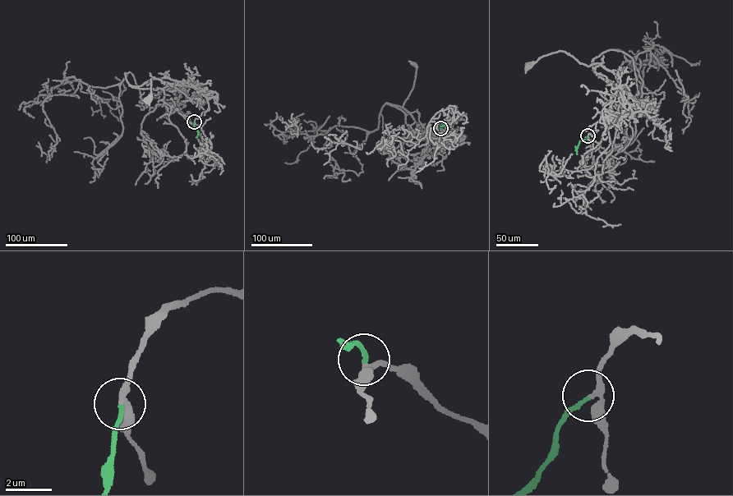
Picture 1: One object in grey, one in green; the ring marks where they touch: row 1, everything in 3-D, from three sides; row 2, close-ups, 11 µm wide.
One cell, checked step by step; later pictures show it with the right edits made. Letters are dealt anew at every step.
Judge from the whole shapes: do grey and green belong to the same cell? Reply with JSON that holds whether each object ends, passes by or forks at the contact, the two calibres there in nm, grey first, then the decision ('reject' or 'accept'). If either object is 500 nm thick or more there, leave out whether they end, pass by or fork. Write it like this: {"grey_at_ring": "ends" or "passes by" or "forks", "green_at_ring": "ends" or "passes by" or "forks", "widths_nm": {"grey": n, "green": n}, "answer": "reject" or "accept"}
{"grey_at_ring": "passes by", "green_at_ring": "ends", "widths_nm": {"grey": 200, "green": 170}, "answer": "accept"}

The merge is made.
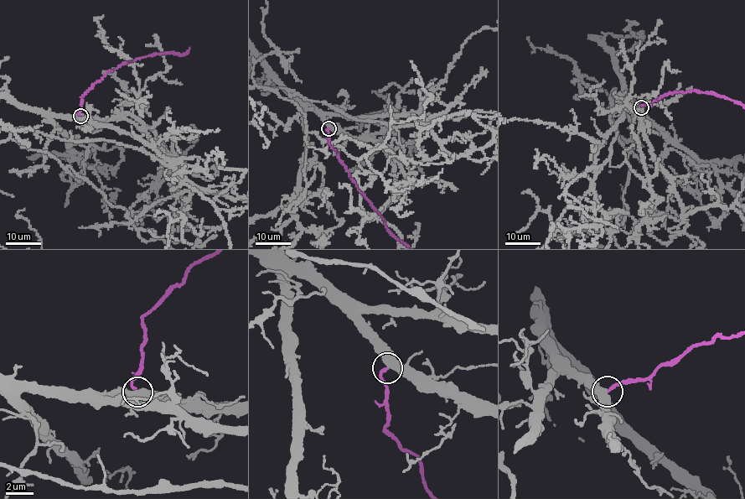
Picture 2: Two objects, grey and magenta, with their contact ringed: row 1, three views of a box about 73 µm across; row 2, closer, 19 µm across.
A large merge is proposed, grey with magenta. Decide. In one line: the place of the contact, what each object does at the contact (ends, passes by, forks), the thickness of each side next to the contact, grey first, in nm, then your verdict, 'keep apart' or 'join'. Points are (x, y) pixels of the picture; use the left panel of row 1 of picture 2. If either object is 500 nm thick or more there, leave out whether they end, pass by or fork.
(80, 116) | grey passes by | magenta ends | 480/220 nm | keep apart

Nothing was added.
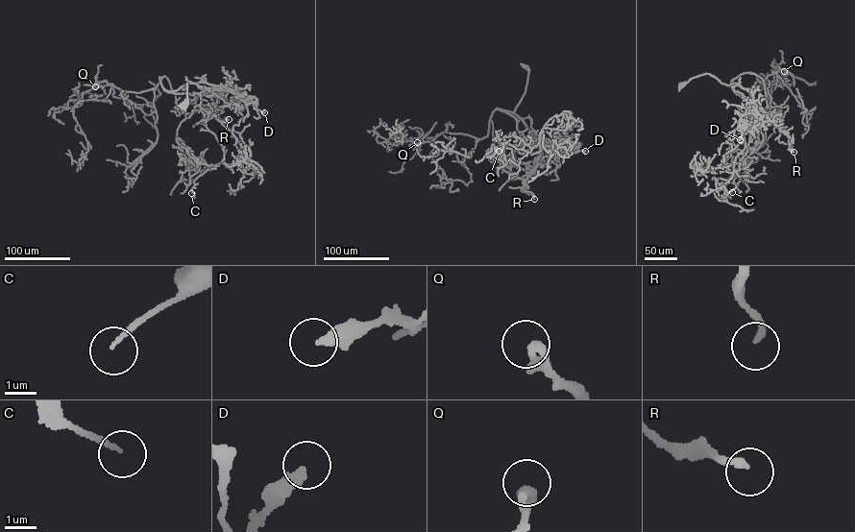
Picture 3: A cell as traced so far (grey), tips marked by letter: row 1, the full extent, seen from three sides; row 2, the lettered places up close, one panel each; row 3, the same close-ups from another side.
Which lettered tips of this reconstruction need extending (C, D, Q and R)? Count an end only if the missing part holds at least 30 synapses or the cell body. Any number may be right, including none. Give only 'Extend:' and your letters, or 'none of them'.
Extend: none of them

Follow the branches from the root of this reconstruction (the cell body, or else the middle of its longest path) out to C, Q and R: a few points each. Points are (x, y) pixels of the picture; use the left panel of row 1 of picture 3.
C: (184, 105), (183, 86), (206, 87), (199, 94), (206, 127), (226, 150), (191, 193)
Q: (184, 105), (187, 83), (183, 89), (165, 90), (159, 76), (157, 86), (138, 92), (105, 82), (95, 86)
R: (184, 105), (187, 83), (183, 89), (183, 86), (205, 82), (220, 95), (212, 113), (229, 119)

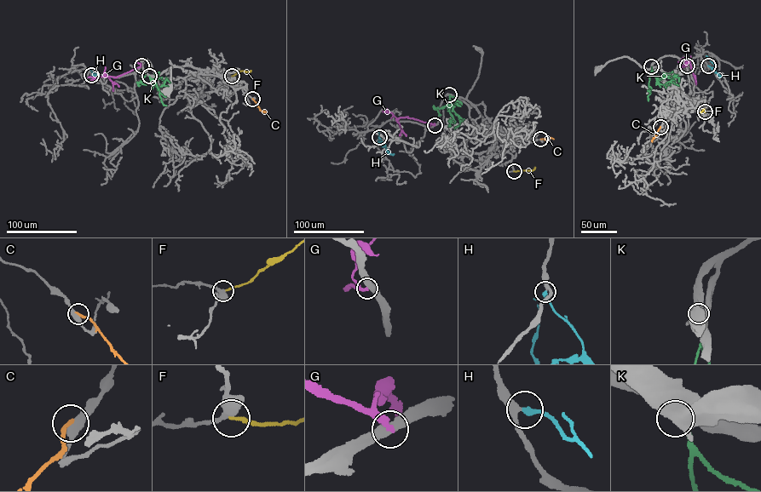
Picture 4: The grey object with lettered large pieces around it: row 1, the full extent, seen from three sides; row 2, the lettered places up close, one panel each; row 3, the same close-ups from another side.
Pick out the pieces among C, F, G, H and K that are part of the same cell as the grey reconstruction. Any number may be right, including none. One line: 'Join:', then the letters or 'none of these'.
Join: H

